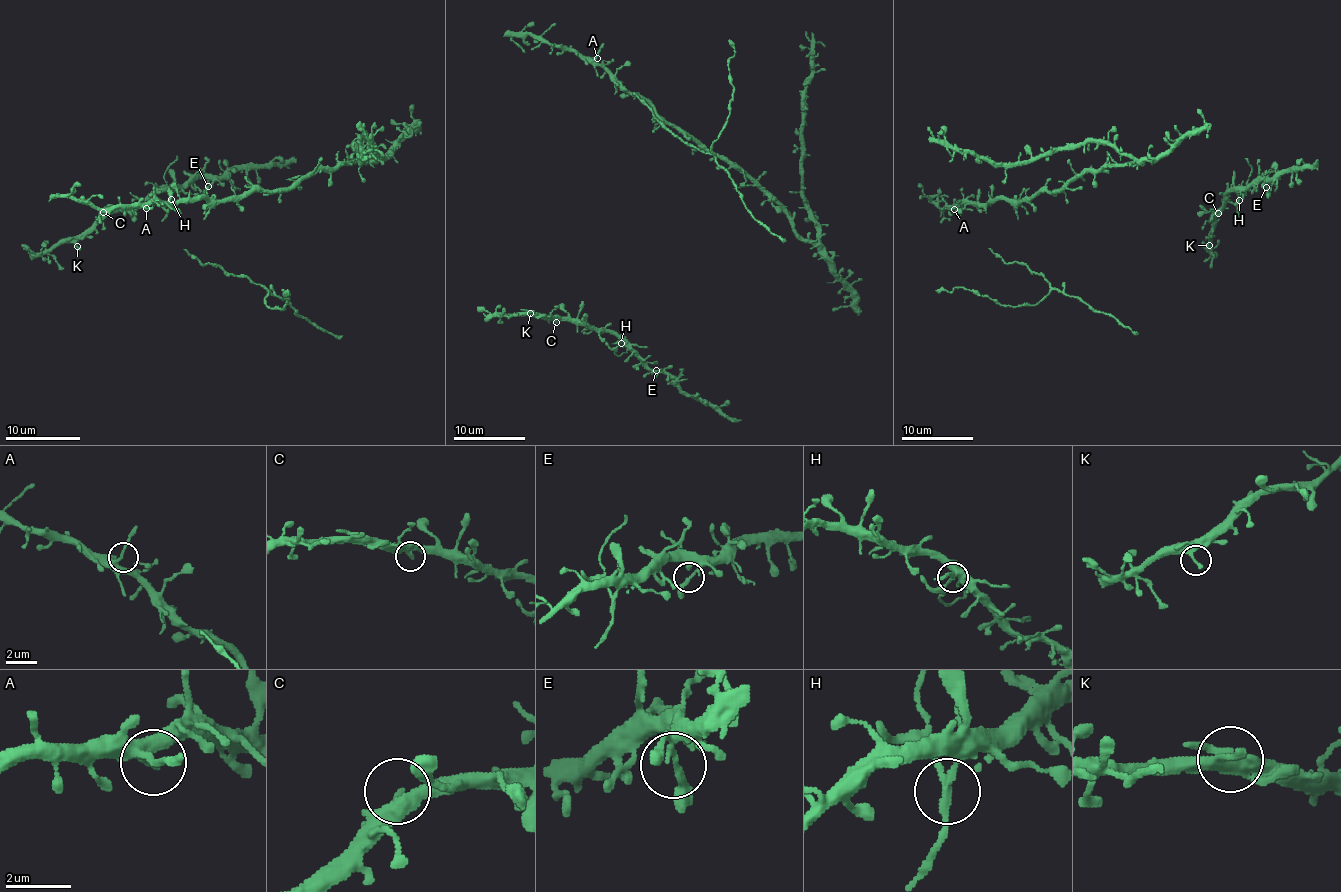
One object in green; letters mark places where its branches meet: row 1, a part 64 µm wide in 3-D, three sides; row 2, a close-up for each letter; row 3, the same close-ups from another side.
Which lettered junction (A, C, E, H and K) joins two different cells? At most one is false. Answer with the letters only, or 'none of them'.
H

